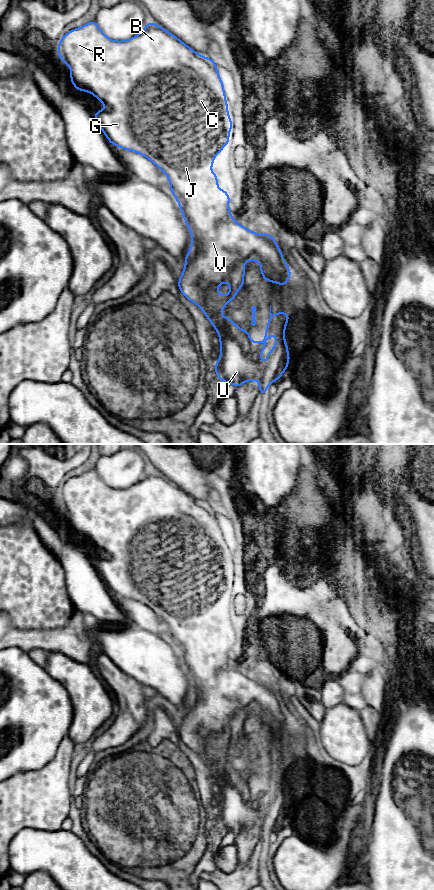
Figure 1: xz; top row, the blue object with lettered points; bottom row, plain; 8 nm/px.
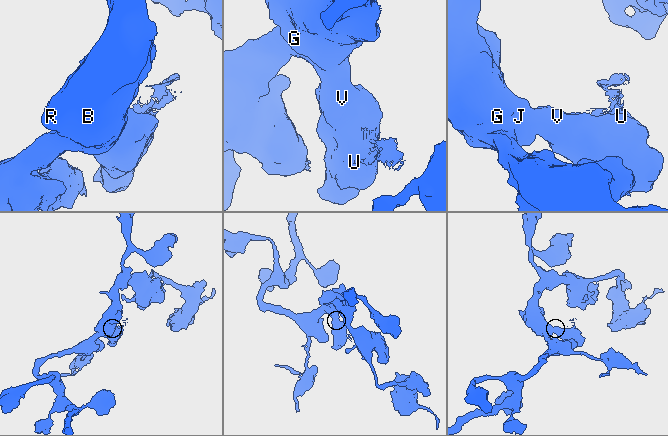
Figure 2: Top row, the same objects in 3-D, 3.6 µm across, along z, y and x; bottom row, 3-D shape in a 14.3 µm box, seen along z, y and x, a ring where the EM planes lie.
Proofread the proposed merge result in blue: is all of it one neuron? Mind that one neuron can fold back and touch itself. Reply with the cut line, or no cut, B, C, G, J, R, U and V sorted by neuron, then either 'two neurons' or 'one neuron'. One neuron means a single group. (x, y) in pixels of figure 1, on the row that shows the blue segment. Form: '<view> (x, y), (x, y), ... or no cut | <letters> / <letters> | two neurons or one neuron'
no cut | B C G J R U V | one neuron

